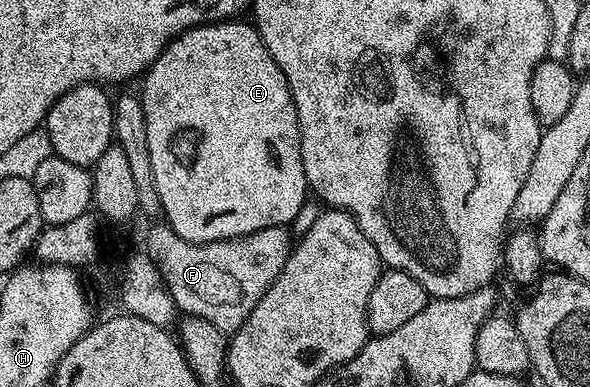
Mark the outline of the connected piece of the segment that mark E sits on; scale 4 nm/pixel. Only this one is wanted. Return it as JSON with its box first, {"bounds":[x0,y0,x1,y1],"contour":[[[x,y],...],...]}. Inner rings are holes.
{"bounds":[139,22,310,244],"contour":[[[241,22],[201,24],[174,36],[144,73],[145,85],[139,91],[164,223],[192,244],[292,225],[310,191],[303,170],[297,111],[287,78],[271,58],[256,27],[249,22],[237,23]]]}

